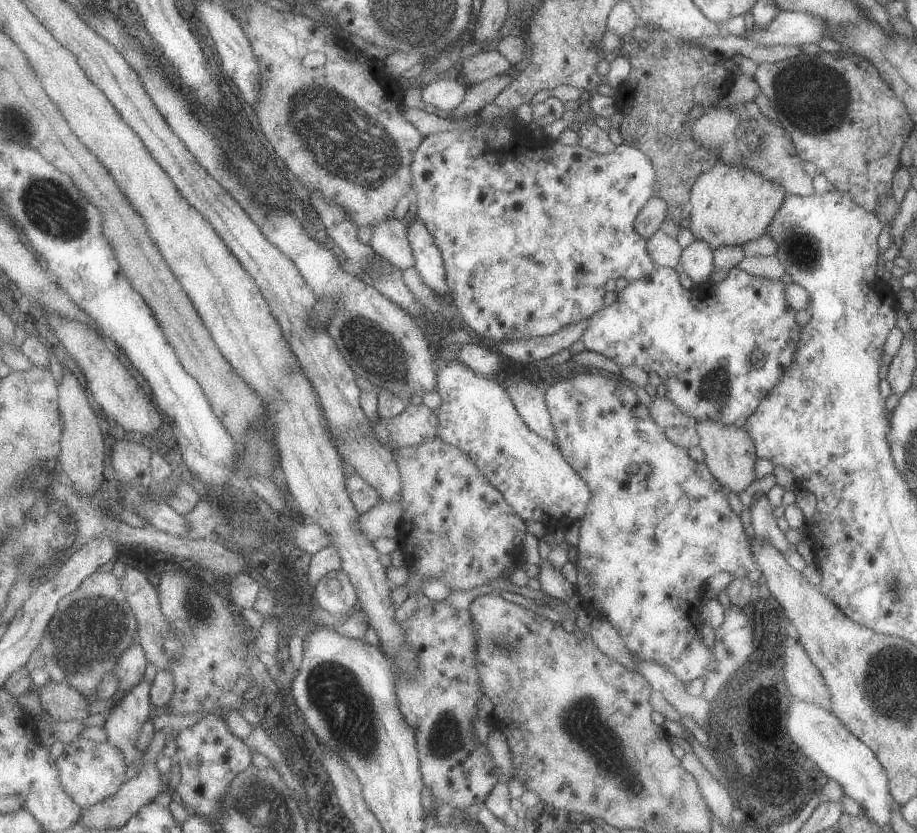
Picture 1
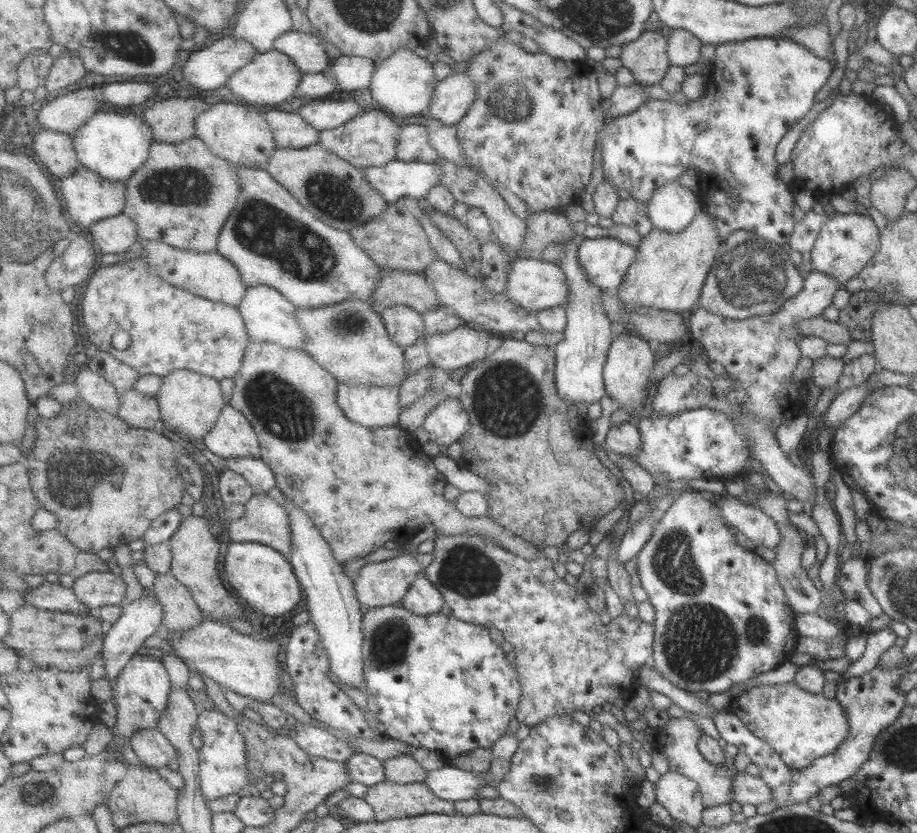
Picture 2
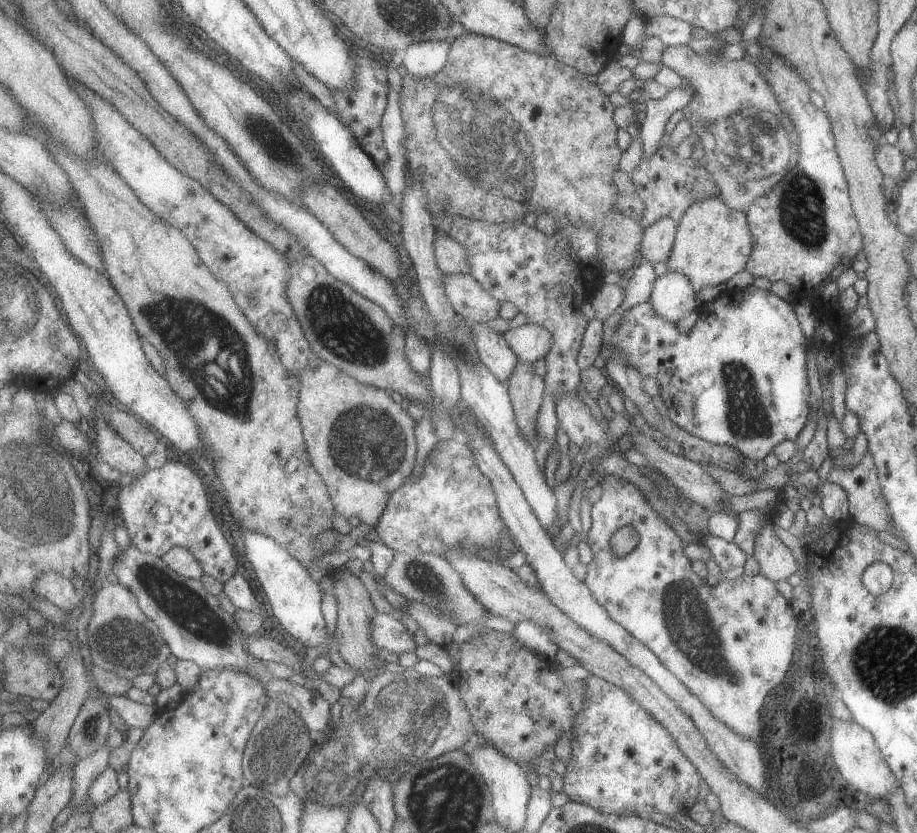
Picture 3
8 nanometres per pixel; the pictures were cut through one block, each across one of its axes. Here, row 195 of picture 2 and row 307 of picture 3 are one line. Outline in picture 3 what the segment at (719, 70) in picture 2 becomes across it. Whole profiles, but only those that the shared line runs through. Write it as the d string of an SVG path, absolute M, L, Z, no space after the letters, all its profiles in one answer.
M751 285L741 291L731 290L728 292L730 292L730 296L728 296L728 298L730 298L730 302L728 302L730 314L728 314L726 318L720 318L720 316L716 316L714 312L700 314L696 324L694 324L694 328L692 328L688 334L678 332L677 324L666 322L662 316L654 314L654 308L652 308L650 301L632 306L629 310L624 312L622 319L619 321L619 327L616 332L614 332L610 342L608 342L604 348L601 348L602 356L606 356L601 359L601 361L607 361L612 358L612 356L618 356L618 352L620 352L622 358L626 358L626 362L630 362L630 366L634 366L636 370L640 370L642 374L650 376L650 378L654 378L654 380L658 382L660 392L662 392L660 396L667 406L667 417L670 418L675 425L678 425L682 430L686 430L688 434L691 434L696 438L701 438L712 444L735 448L745 458L760 460L770 454L770 452L772 452L781 442L784 442L785 440L796 441L796 438L798 438L809 418L809 398L812 392L810 390L810 385L808 384L808 370L806 366L807 338L804 336L804 332L802 332L802 328L798 322L792 304L778 297L775 293L772 293L770 289L760 289Z

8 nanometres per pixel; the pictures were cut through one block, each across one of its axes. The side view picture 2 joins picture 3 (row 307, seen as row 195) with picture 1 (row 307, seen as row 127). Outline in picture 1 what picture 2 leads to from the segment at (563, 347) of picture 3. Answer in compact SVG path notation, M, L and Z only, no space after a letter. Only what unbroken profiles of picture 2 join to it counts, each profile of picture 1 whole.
M480 118L474 129L447 131L426 137L422 147L417 151L412 171L412 197L418 206L418 216L437 240L438 247L445 257L448 283L461 317L466 327L480 340L506 343L533 337L553 337L559 331L583 322L604 309L604 284L608 280L624 278L628 283L634 283L649 277L656 268L649 254L647 240L637 234L635 222L649 199L656 196L660 178L648 156L637 148L623 144L617 146L612 153L602 155L579 144L566 146L563 142L542 135L535 138L531 125L526 125L522 121L513 125L505 118L497 121L484 121Z

